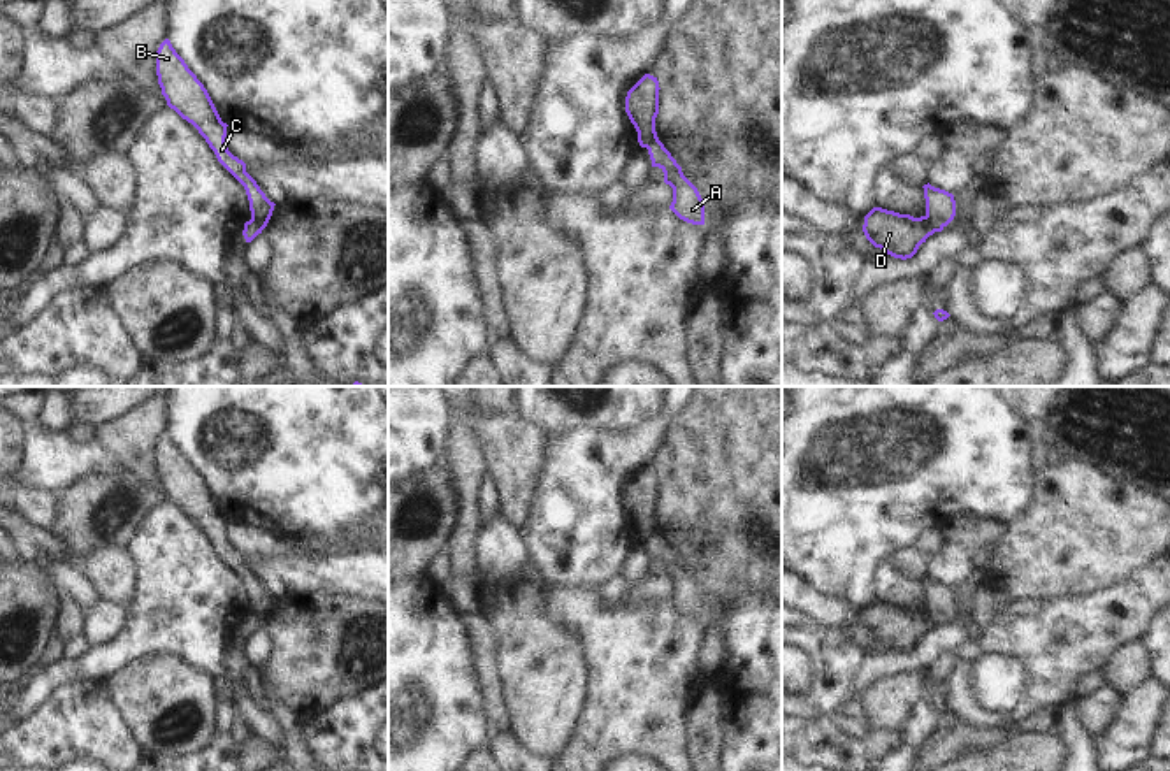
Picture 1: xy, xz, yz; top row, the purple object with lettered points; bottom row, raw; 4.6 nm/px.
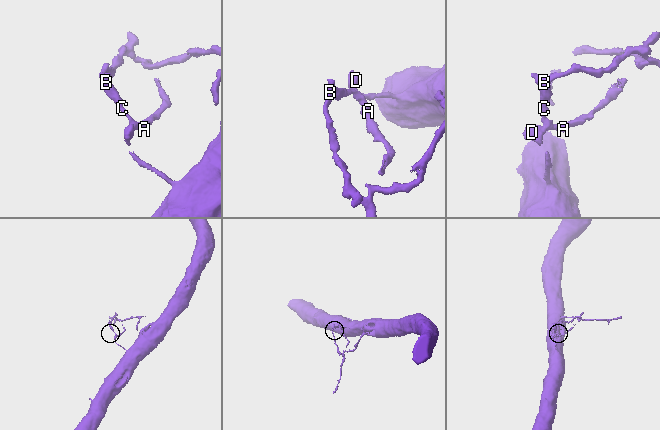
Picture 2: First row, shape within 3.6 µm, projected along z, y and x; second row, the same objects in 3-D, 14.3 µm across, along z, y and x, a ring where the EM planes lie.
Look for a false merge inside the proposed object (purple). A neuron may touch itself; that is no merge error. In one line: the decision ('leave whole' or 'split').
split

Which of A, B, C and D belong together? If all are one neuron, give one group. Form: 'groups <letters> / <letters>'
groups A B C / D

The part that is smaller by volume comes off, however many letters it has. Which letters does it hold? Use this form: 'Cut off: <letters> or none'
Cut off: A, B, C

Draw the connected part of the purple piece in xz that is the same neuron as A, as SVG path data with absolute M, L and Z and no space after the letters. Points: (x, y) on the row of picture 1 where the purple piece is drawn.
M657 139L645 146L648 149L652 167L664 172L664 183L673 188L673 202L669 209L683 221L704 225L704 200L697 188L683 176L682 167Z

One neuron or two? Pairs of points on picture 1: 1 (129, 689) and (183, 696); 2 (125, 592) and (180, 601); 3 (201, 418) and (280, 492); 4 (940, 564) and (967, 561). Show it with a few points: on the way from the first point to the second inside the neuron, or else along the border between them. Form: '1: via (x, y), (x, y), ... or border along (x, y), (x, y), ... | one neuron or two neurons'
1: via (143, 691), (169, 696) | one neuron
2: border along (134, 554), (139, 564), (139, 594), (130, 605) | two neurons
3: via (197, 446), (204, 457), (229, 457), (252, 469) | one neuron
4: via (947, 564), (960, 561) | one neuron

